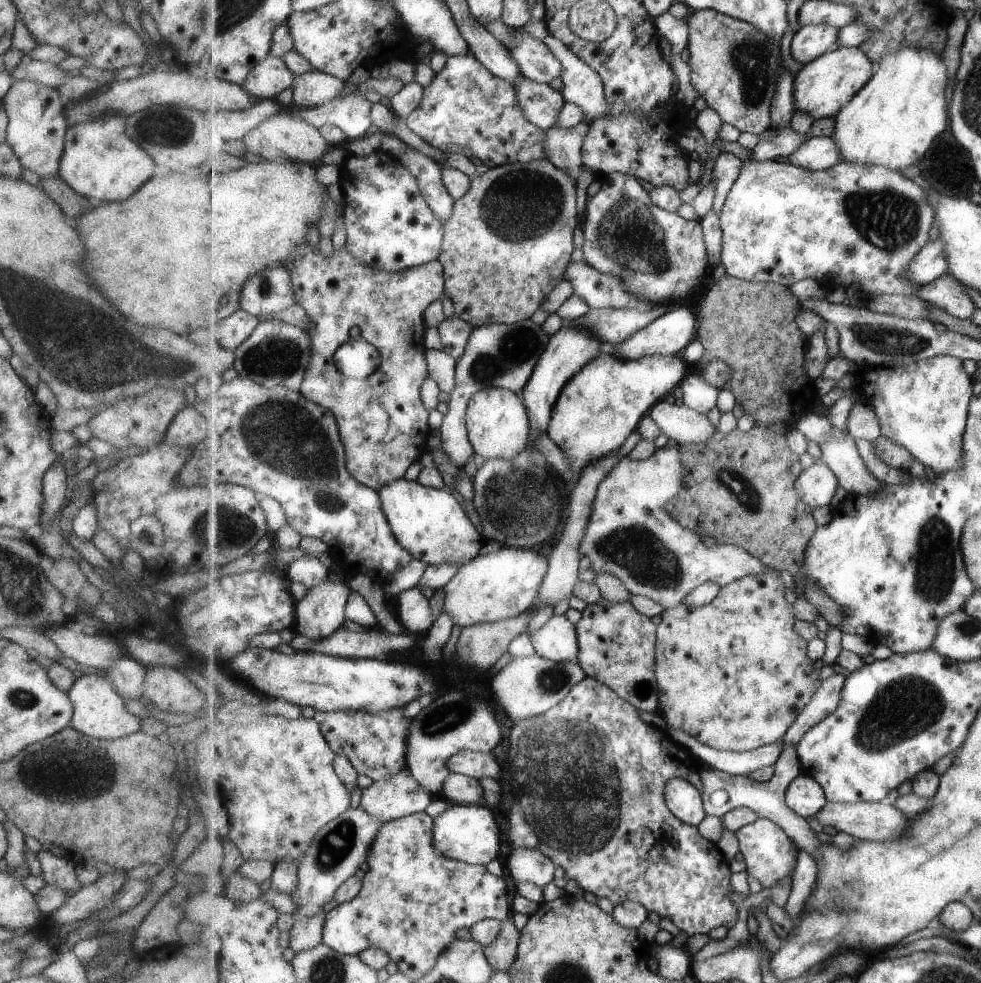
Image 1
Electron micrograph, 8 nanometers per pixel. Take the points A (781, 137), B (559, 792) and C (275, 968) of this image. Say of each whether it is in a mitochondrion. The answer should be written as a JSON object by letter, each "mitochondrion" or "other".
{"A":"mitochondrion","B":"mitochondrion","C":"other"}

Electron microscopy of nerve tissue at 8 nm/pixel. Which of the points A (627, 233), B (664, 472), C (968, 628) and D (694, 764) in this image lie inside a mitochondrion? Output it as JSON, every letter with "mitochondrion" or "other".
{"A":"mitochondrion","B":"other","C":"mitochondrion","D":"other"}

